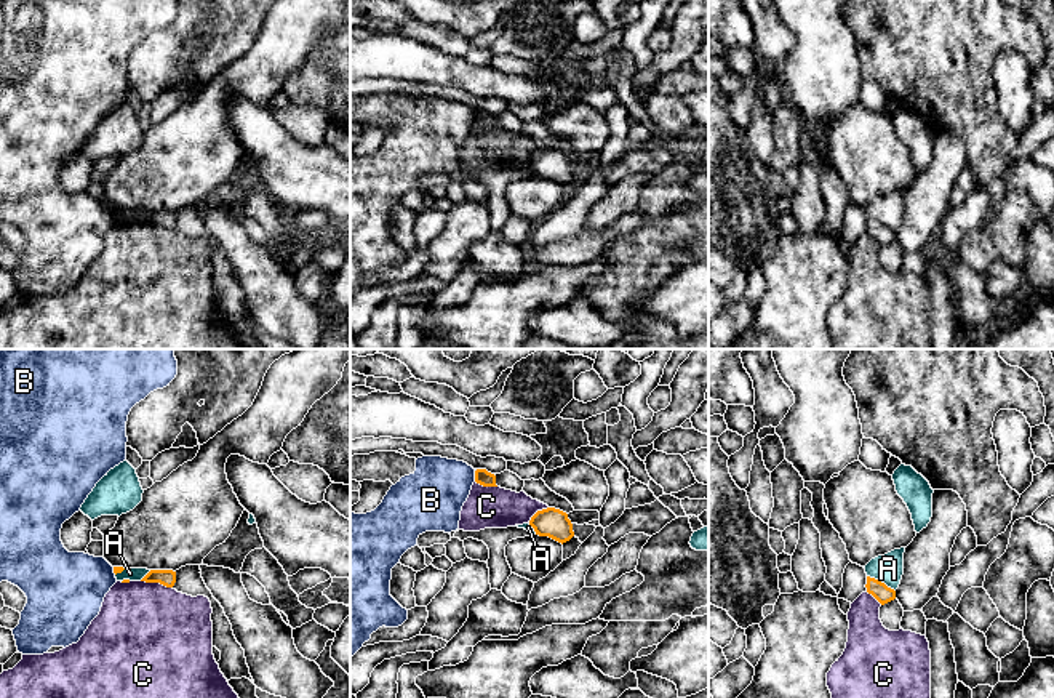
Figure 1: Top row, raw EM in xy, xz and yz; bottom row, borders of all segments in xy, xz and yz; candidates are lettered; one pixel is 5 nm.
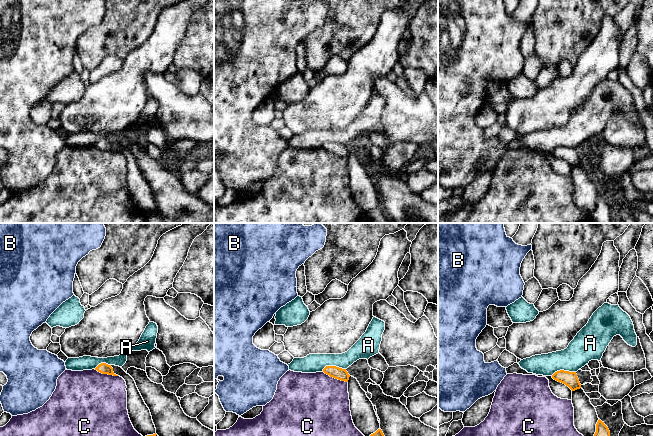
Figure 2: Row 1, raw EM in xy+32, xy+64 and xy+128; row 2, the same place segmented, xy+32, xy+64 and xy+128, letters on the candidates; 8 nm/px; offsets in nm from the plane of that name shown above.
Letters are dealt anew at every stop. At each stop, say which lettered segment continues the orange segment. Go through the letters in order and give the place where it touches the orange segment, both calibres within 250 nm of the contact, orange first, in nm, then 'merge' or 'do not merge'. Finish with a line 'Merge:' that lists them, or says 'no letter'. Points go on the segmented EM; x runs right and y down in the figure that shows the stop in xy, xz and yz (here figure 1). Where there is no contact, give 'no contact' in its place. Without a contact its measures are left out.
A: meets orange in yz at (880, 581); 90 nm thick on the orange side, 150 nm on the other; do not merge
B: meets orange in xz at (475, 476); 80 nm thick on the orange side, 320 nm on the other; do not merge
C: meets orange in xy at (157, 581); 80 nm thick on the orange side, 480 nm on the other; do not merge
Merge: no letter

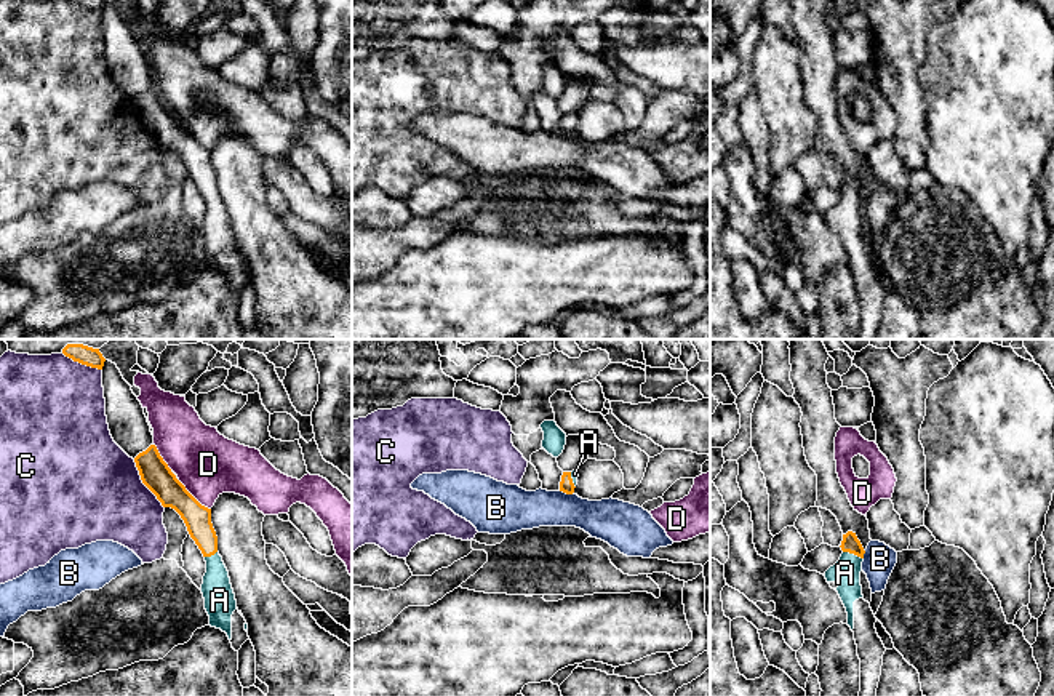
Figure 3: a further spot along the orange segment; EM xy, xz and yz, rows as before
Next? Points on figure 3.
A: meets orange in yz at (853, 552); 90 nm thick on the orange side, 150 nm on the other; merge
B: meets orange in xz at (566, 493); 70 nm thick on the orange side, 200 nm on the other; do not merge
C: meets orange in xy at (143, 482); 150 nm thick on the orange side, 480 nm on the other; do not merge
D: meets orange in xy at (192, 496); 150 nm thick on the orange side, 320 nm on the other; do not merge
Merge: A

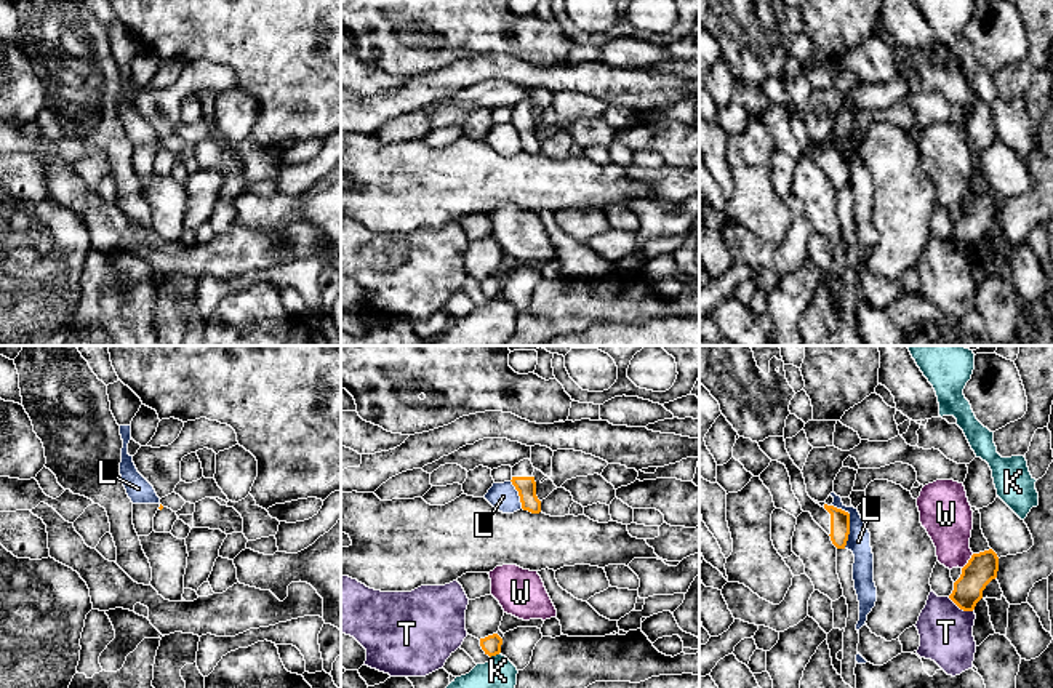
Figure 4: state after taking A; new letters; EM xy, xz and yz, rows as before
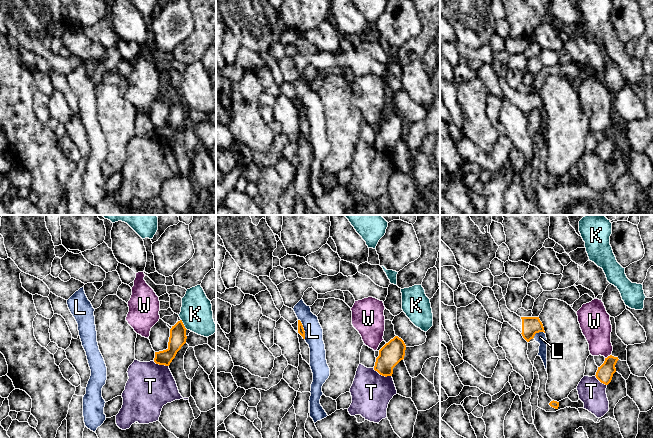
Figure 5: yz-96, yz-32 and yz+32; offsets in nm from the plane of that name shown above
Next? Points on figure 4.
K: meets orange in xz at (495, 655); 100 nm thick on the orange side, 160 nm on the other; do not merge
L: meets orange in yz at (848, 524); 100 nm thick on the orange side, 110 nm on the other; do not merge
T: meets orange in yz at (960, 608); 160 nm thick on the orange side, 280 nm on the other; do not merge
W: meets orange in yz at (968, 562); 160 nm thick on the orange side, 260 nm on the other; do not merge
Merge: no letter

